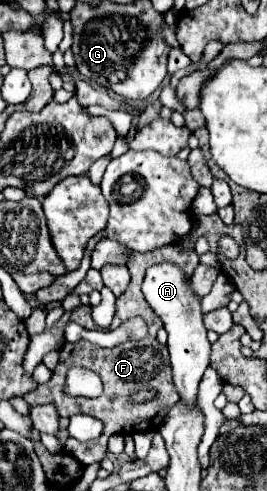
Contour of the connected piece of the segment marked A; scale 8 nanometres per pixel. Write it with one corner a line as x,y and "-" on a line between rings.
167,261
151,265
145,271
143,295
149,307
155,311
155,315
163,321
163,329
169,335
167,349
171,355
173,383
179,391
179,397
191,405
197,399
197,387
205,369
209,367
209,355
211,355
211,343
207,339
207,329
203,325
201,297
193,293
189,275
181,267

